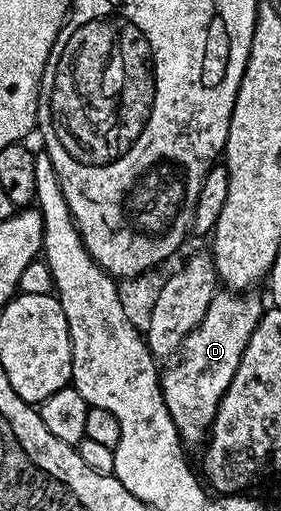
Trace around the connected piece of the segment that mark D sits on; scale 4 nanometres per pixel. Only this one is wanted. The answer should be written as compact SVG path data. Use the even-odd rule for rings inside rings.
M254 292L215 293L208 312L204 312L204 320L182 341L182 349L176 355L178 363L161 371L164 404L168 404L178 435L187 447L207 441L220 400L228 392L236 368L240 368L263 313L264 305Z

